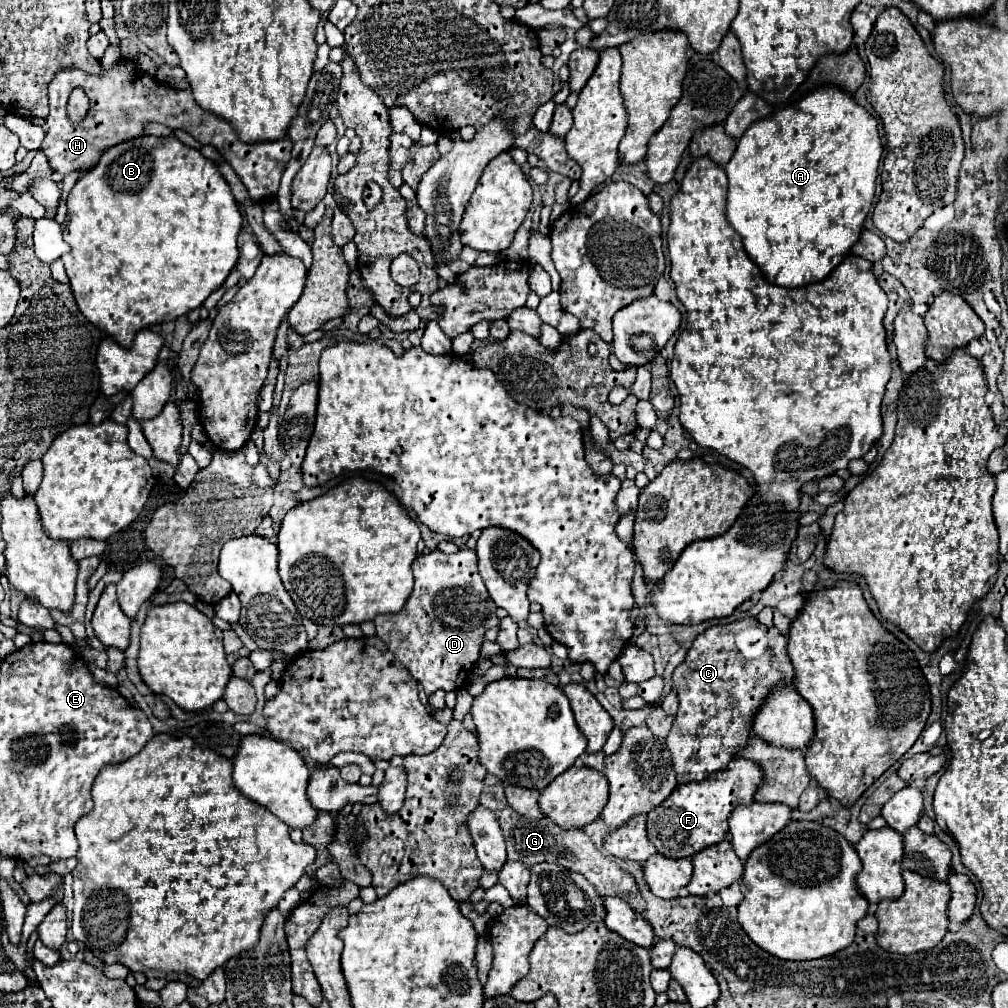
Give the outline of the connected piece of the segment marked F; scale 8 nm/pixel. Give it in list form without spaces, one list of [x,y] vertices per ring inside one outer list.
[[[734,758],[724,770],[710,774],[702,782],[688,782],[654,810],[648,812],[648,840],[666,858],[690,858],[700,850],[724,840],[728,832],[728,814],[740,804],[752,804],[754,792],[762,782],[762,768],[756,762]]]

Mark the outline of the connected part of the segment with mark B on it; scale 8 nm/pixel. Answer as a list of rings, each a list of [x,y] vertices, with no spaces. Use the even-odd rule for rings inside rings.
[[[144,136],[144,138],[130,140],[130,142],[118,144],[118,146],[112,146],[110,150],[106,150],[102,154],[102,158],[98,160],[98,164],[92,170],[84,172],[82,178],[74,184],[74,188],[68,196],[68,214],[66,214],[66,232],[64,232],[64,240],[70,244],[70,252],[62,254],[62,262],[64,262],[68,278],[70,278],[74,300],[76,300],[80,312],[84,314],[84,318],[88,322],[92,322],[94,326],[98,326],[100,330],[108,332],[120,346],[132,348],[134,336],[140,330],[154,326],[154,324],[172,322],[172,320],[188,314],[190,310],[200,308],[204,304],[204,300],[224,284],[230,270],[238,262],[236,238],[238,238],[240,228],[242,228],[242,214],[238,210],[238,204],[230,192],[230,186],[226,184],[218,166],[212,160],[204,158],[198,150],[184,146],[174,136],[172,138]]]

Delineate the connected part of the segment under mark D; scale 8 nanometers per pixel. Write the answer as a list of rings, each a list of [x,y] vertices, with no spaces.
[[[468,548],[454,554],[434,550],[426,556],[418,556],[412,564],[416,584],[406,608],[398,614],[382,614],[374,620],[376,634],[422,684],[428,696],[438,688],[446,692],[462,688],[476,668],[486,630],[500,624],[496,616],[498,606],[490,598],[476,562],[476,552]]]

